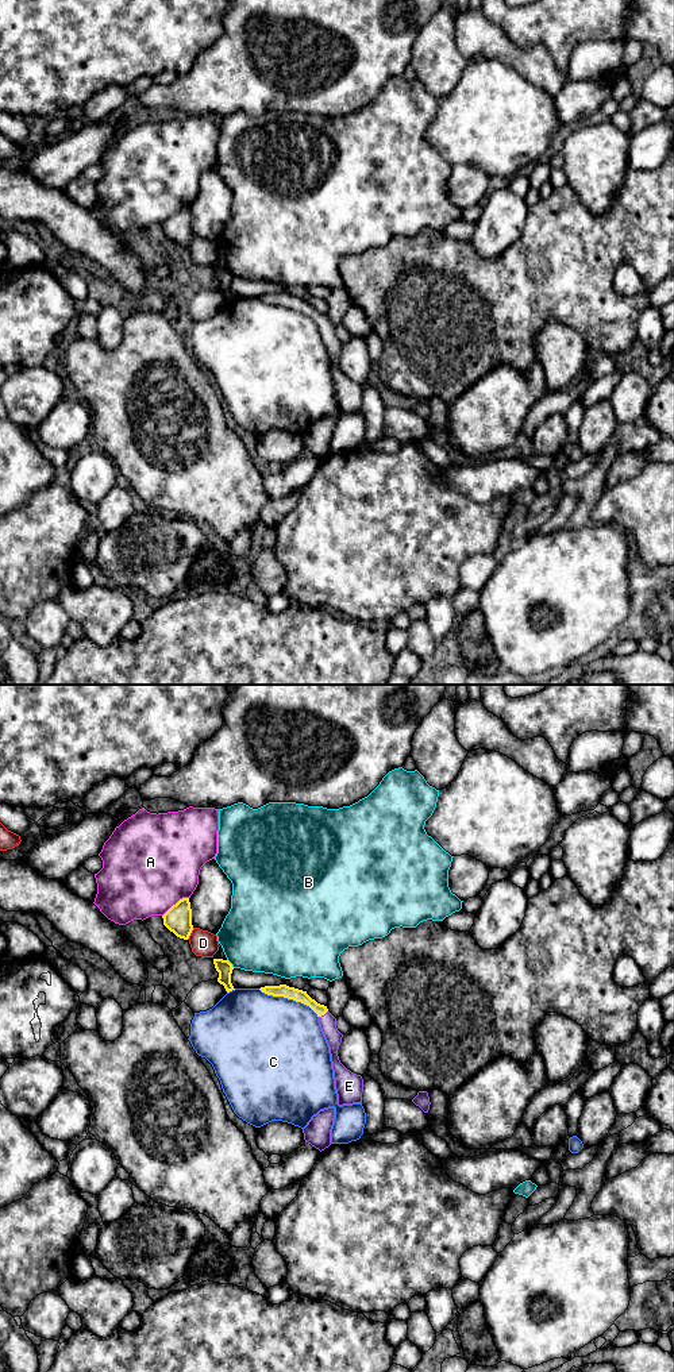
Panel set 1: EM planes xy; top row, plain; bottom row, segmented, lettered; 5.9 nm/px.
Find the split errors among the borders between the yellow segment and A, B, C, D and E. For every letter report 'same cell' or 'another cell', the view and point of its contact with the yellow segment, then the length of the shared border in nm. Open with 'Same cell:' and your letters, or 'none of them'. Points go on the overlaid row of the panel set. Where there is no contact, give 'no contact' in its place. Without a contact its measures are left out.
Same cell: E
A: another cell | xy (176, 904) | 200 nm
B: another cell | xy (230, 963) | 70 nm
C: another cell | xy (289, 998) | 400 nm
D: another cell | xy (191, 932) | 80 nm
E: same cell | xy (323, 1014) | 70 nm

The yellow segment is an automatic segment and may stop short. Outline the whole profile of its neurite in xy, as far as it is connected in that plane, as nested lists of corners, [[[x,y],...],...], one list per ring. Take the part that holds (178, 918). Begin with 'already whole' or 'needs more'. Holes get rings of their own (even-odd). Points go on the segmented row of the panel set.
already whole | [[[189,898],[180,899],[163,916],[163,925],[177,937],[188,940],[192,930],[192,909]]]

